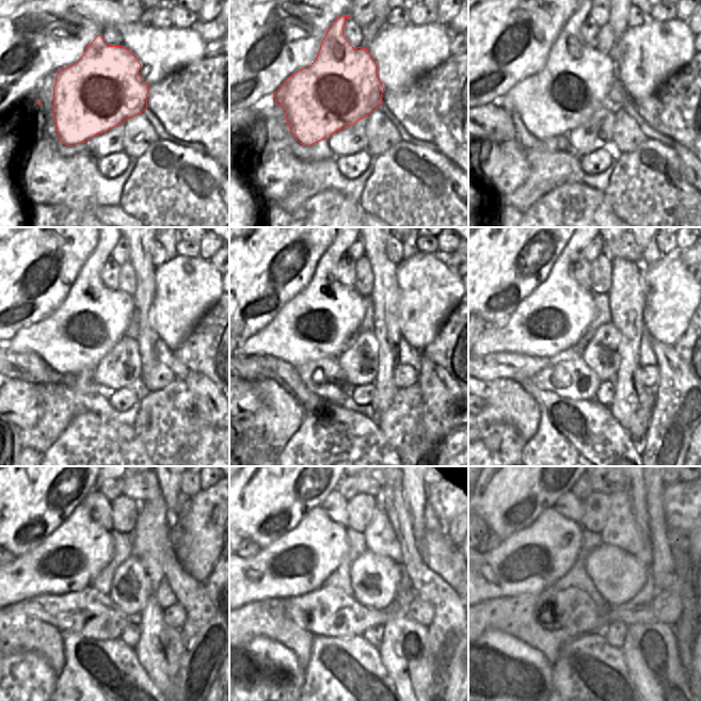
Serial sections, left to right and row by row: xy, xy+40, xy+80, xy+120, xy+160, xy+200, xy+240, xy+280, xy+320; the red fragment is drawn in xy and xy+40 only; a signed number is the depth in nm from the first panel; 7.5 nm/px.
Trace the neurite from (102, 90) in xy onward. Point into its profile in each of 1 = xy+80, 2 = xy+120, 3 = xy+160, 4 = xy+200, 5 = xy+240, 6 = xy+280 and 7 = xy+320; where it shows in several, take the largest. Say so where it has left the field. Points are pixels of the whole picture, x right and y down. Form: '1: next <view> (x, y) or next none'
1: next xy+80 (574, 83)
2: next xy+120 (92, 319)
3: next xy+160 (320, 321)
4: next xy+200 (553, 318)
5: next xy+240 (68, 559)
6: next xy+280 (300, 561)
7: next xy+320 (529, 561)

